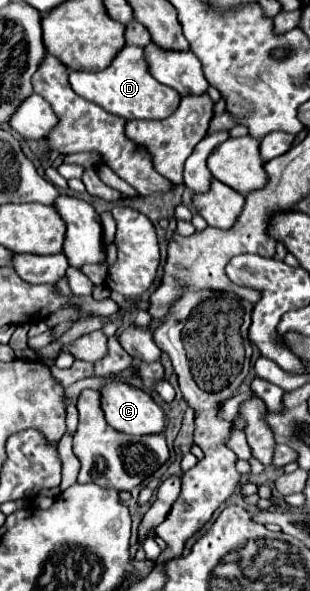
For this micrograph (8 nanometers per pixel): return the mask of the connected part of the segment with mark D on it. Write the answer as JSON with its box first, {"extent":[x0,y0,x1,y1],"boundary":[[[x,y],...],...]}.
{"extent":[69,46,181,120],"boundary":[[[123,46],[105,70],[99,70],[99,72],[73,70],[73,72],[69,72],[69,84],[85,100],[97,102],[107,112],[123,116],[125,120],[133,120],[133,118],[163,120],[175,112],[175,108],[179,106],[179,100],[181,100],[181,96],[175,94],[171,86],[157,82],[149,74],[149,68],[147,68],[147,62],[143,56],[143,48],[139,48],[139,46]]]}

